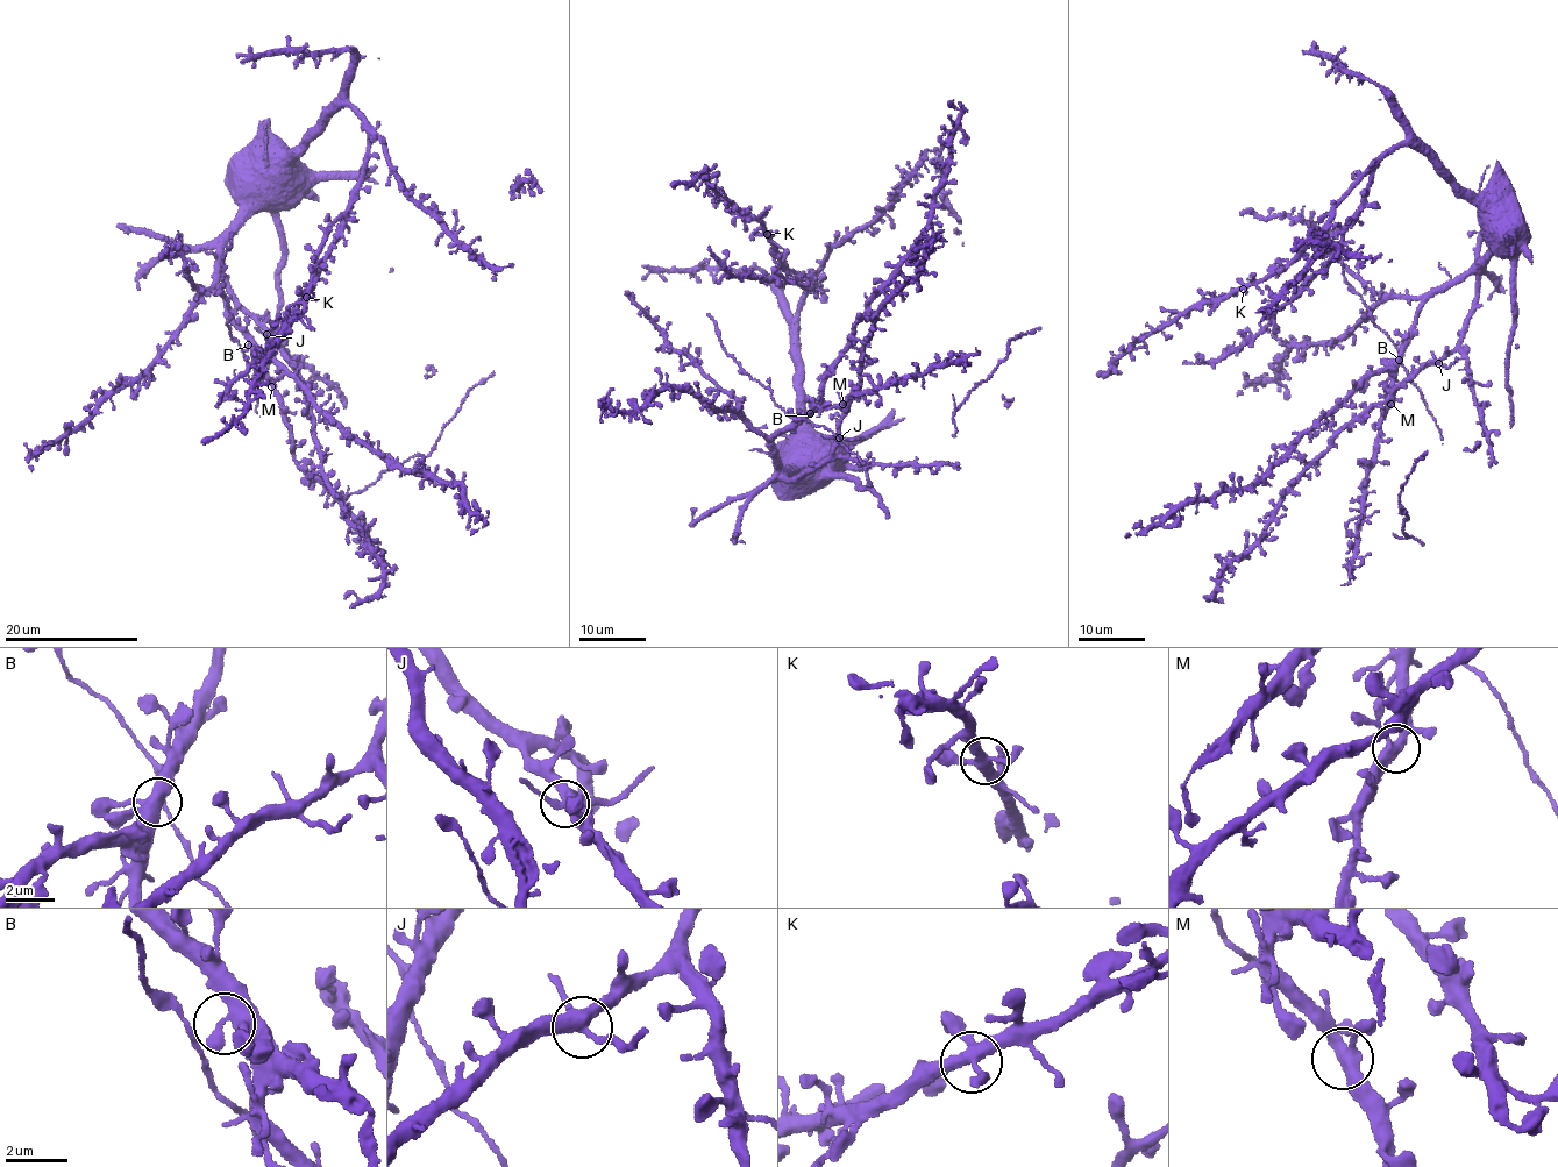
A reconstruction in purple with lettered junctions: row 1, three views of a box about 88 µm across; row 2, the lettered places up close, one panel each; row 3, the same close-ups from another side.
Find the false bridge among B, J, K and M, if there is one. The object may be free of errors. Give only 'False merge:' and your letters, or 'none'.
False merge: J

